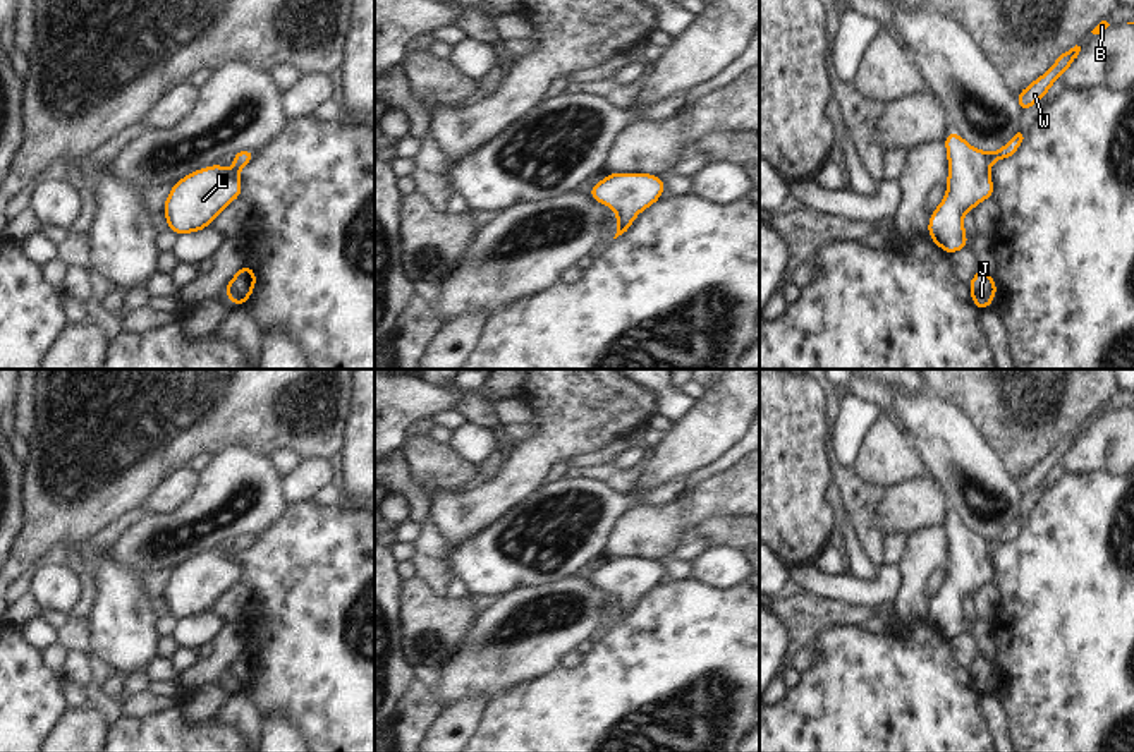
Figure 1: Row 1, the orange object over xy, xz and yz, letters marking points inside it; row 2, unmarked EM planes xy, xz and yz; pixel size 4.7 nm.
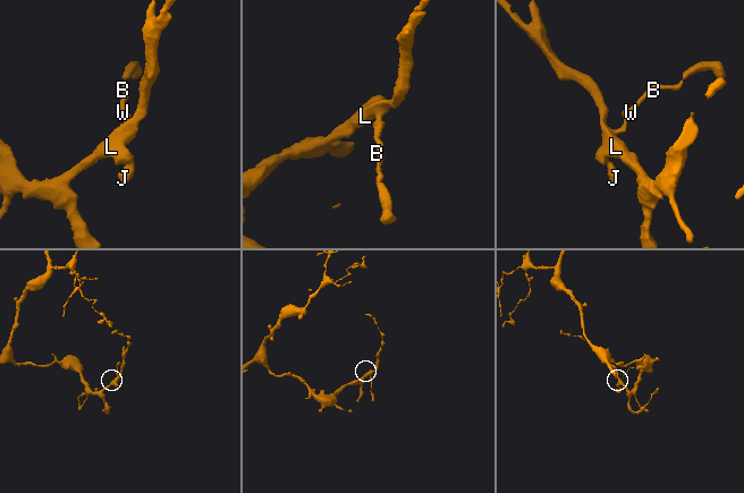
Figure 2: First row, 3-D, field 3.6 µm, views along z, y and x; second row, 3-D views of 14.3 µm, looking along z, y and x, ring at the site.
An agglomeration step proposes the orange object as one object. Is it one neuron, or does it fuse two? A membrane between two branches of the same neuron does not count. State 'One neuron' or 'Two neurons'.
One neuron

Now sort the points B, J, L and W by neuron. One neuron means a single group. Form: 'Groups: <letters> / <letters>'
Groups: B J L W

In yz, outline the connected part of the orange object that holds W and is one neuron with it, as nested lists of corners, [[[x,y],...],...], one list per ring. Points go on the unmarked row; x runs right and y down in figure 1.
[[[1074,431],[1064,436],[1048,457],[1038,462],[1031,470],[1017,479],[1017,489],[1021,496],[1026,496],[1033,488],[1040,486],[1048,472],[1069,453],[1069,450],[1077,443],[1081,431]]]

